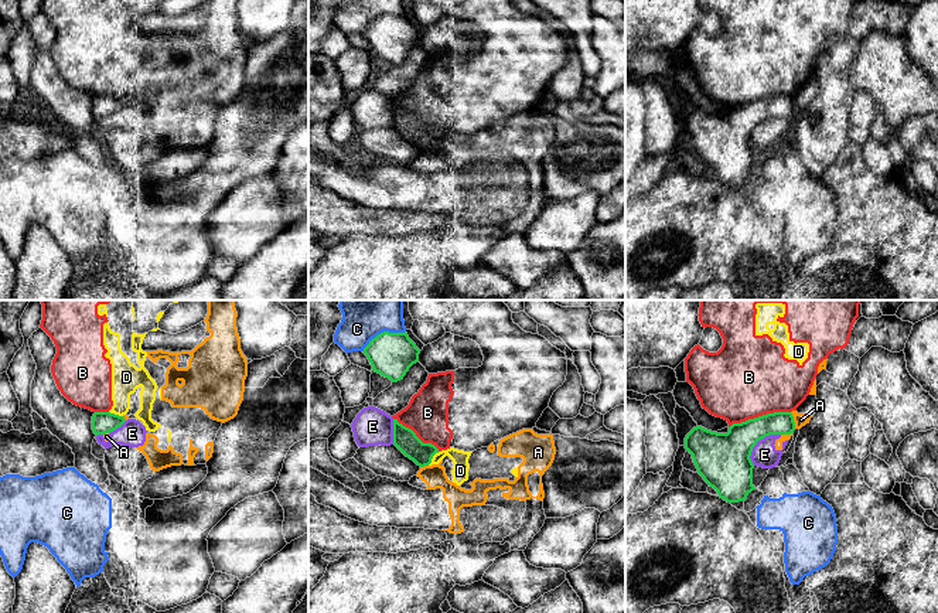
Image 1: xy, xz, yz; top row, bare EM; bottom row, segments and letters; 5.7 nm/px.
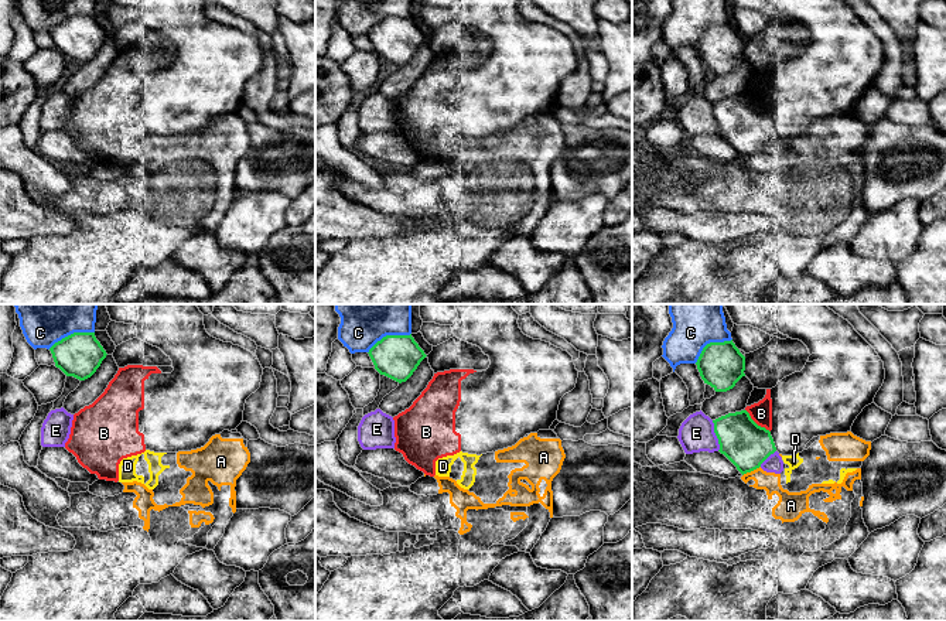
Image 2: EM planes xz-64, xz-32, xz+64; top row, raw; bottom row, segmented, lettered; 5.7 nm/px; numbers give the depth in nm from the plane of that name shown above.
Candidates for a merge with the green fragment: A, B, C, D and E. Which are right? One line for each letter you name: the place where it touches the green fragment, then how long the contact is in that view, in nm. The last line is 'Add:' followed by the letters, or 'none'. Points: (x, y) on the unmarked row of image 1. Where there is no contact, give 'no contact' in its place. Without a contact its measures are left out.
Add: none

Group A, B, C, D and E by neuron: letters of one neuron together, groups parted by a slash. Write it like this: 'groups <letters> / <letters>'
groups A D / B / C / E

